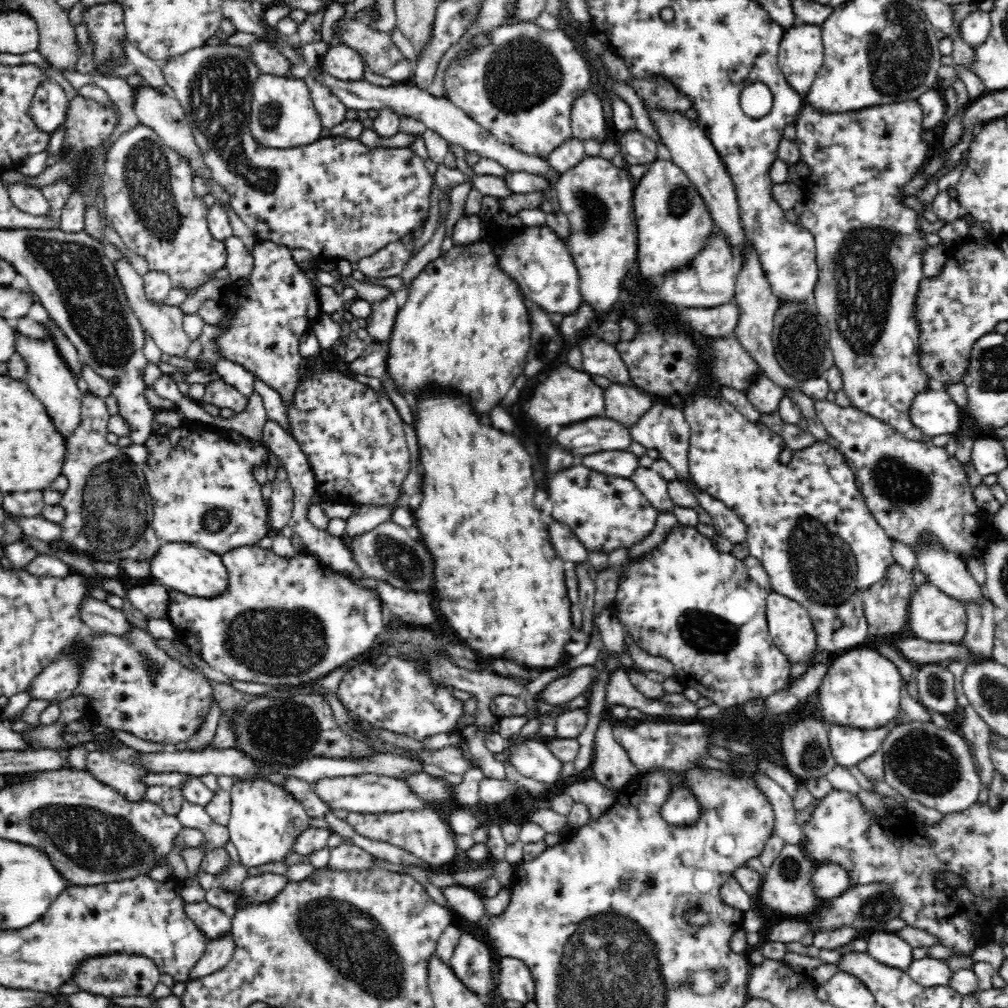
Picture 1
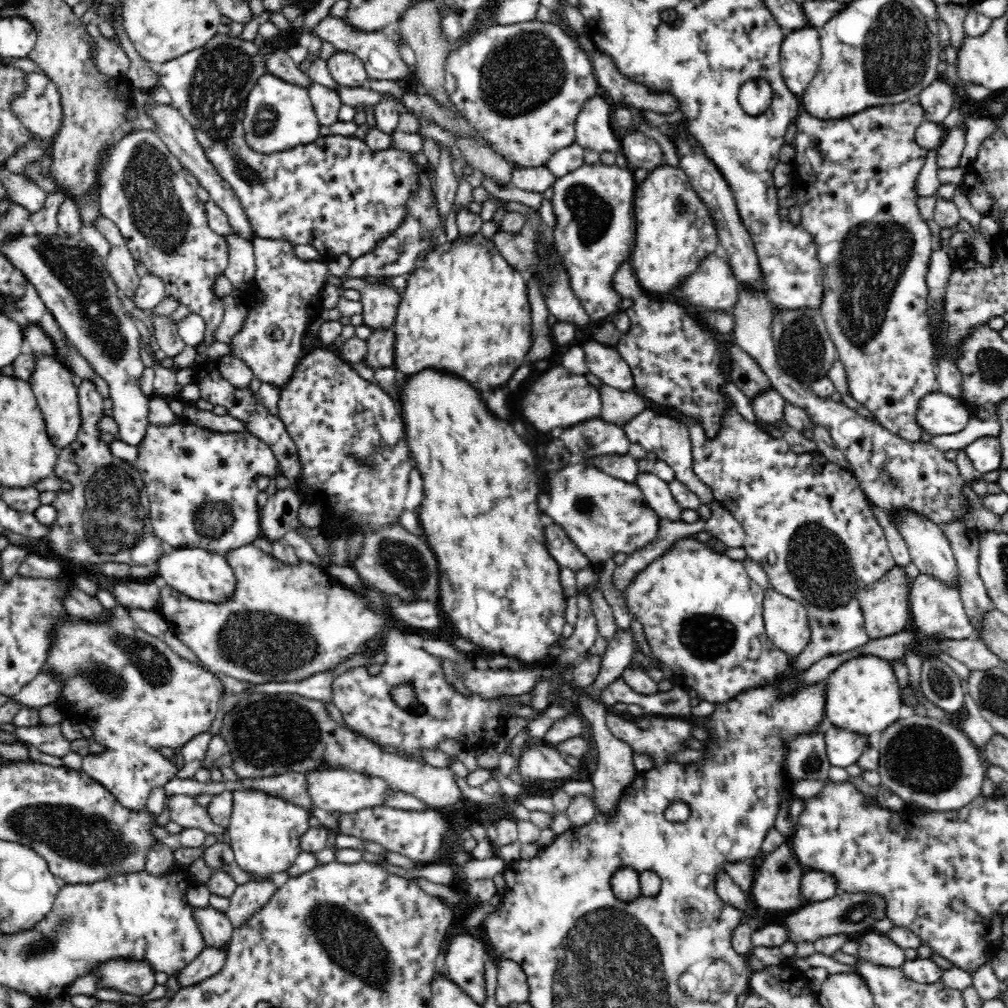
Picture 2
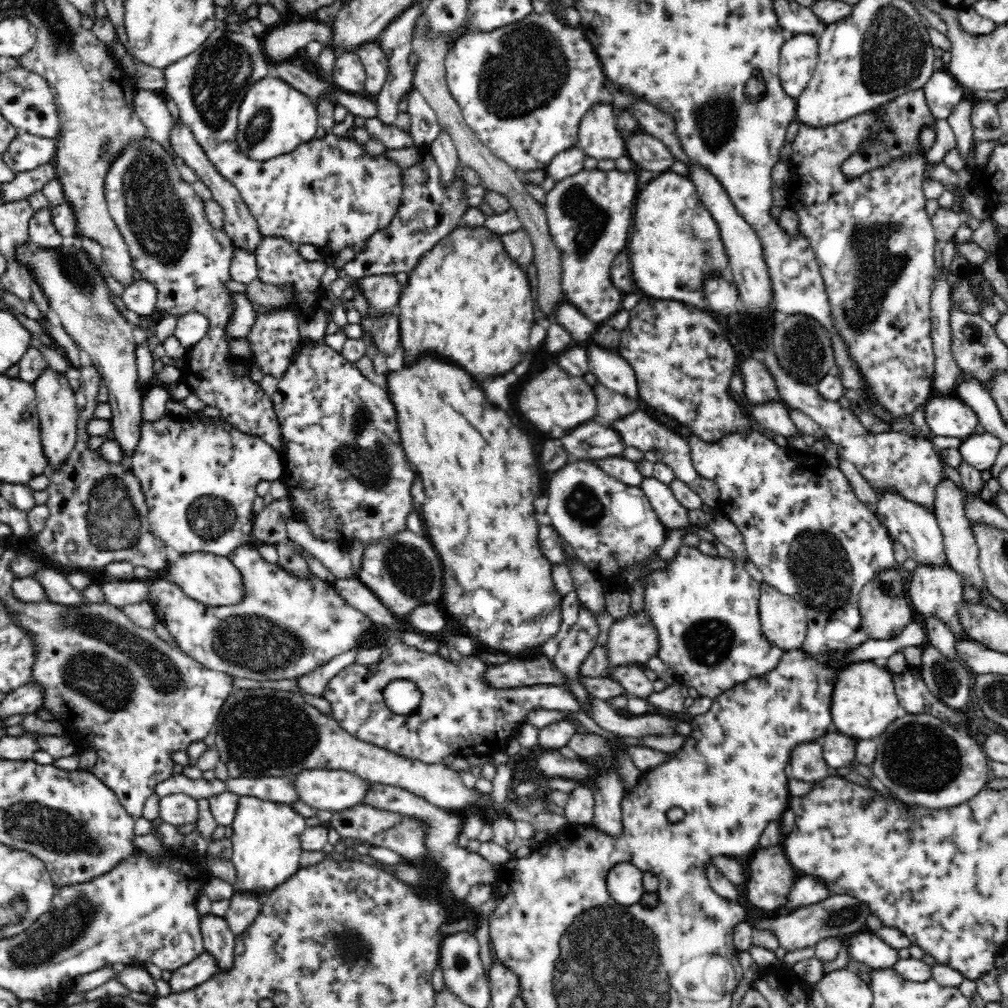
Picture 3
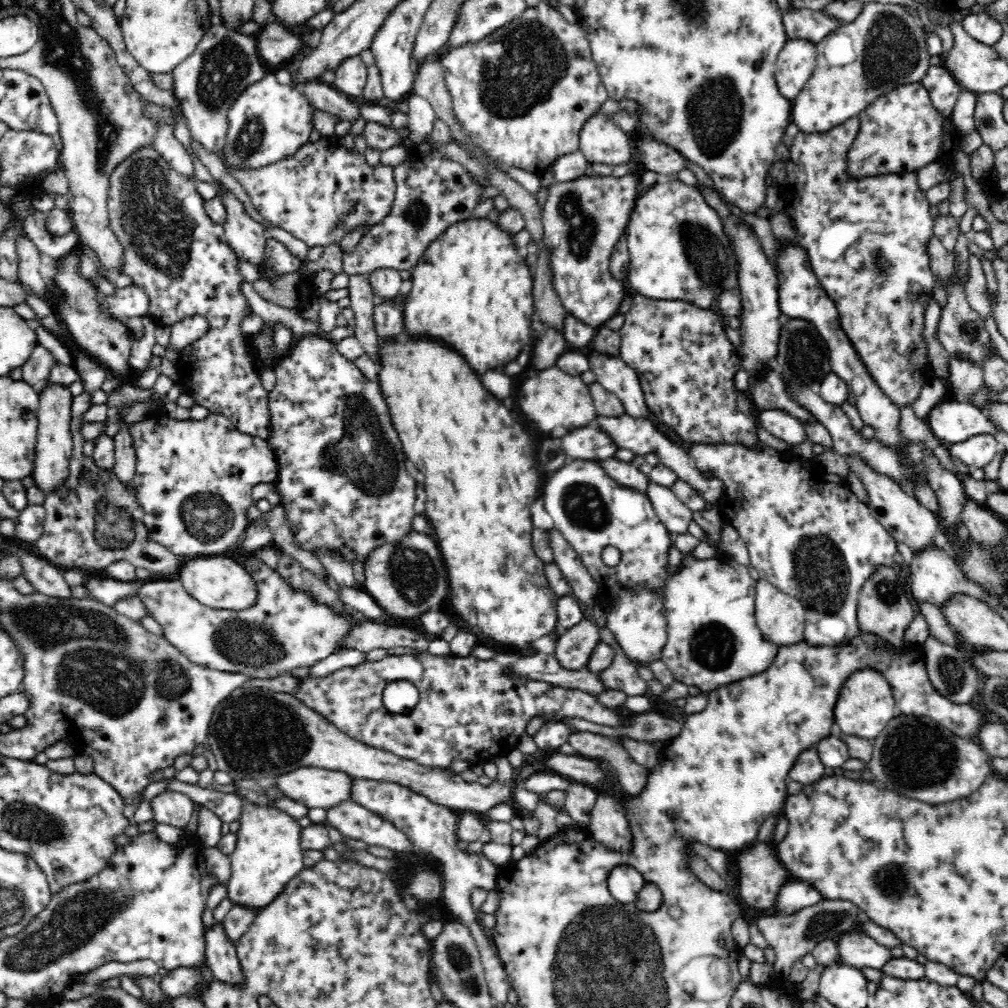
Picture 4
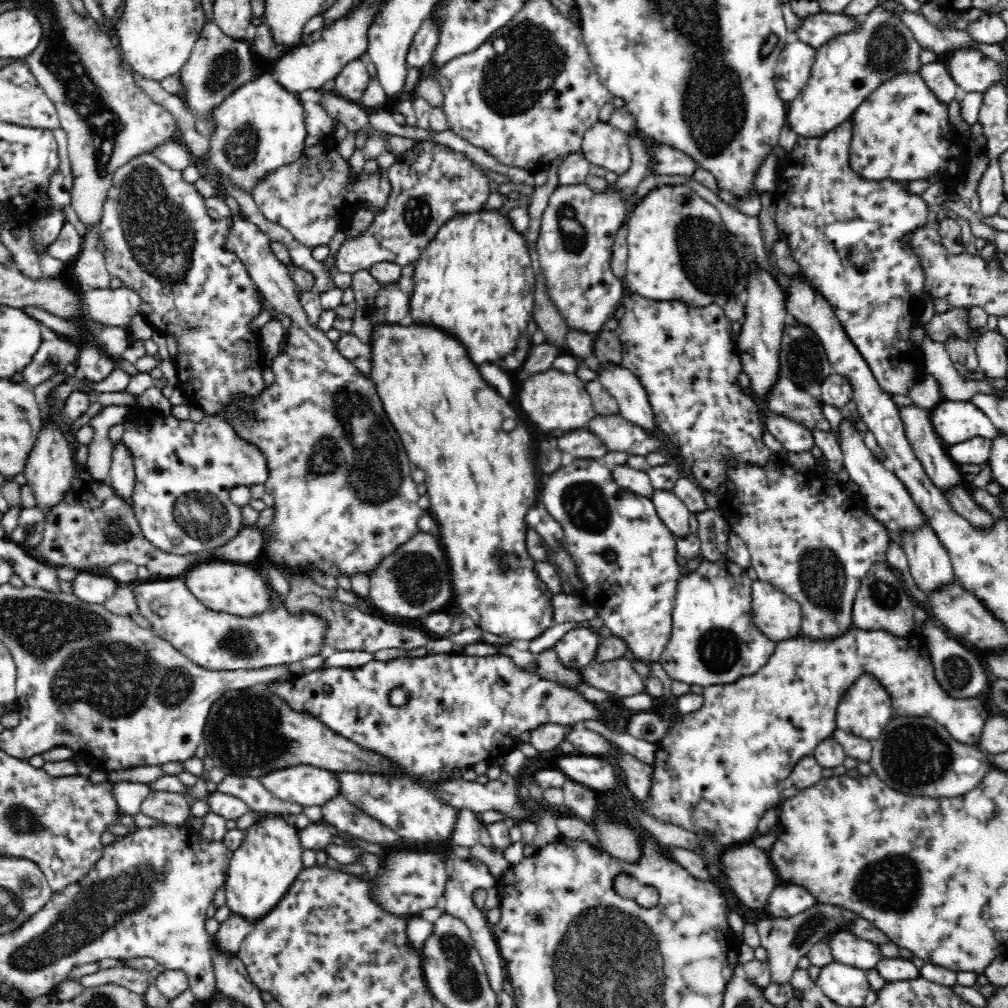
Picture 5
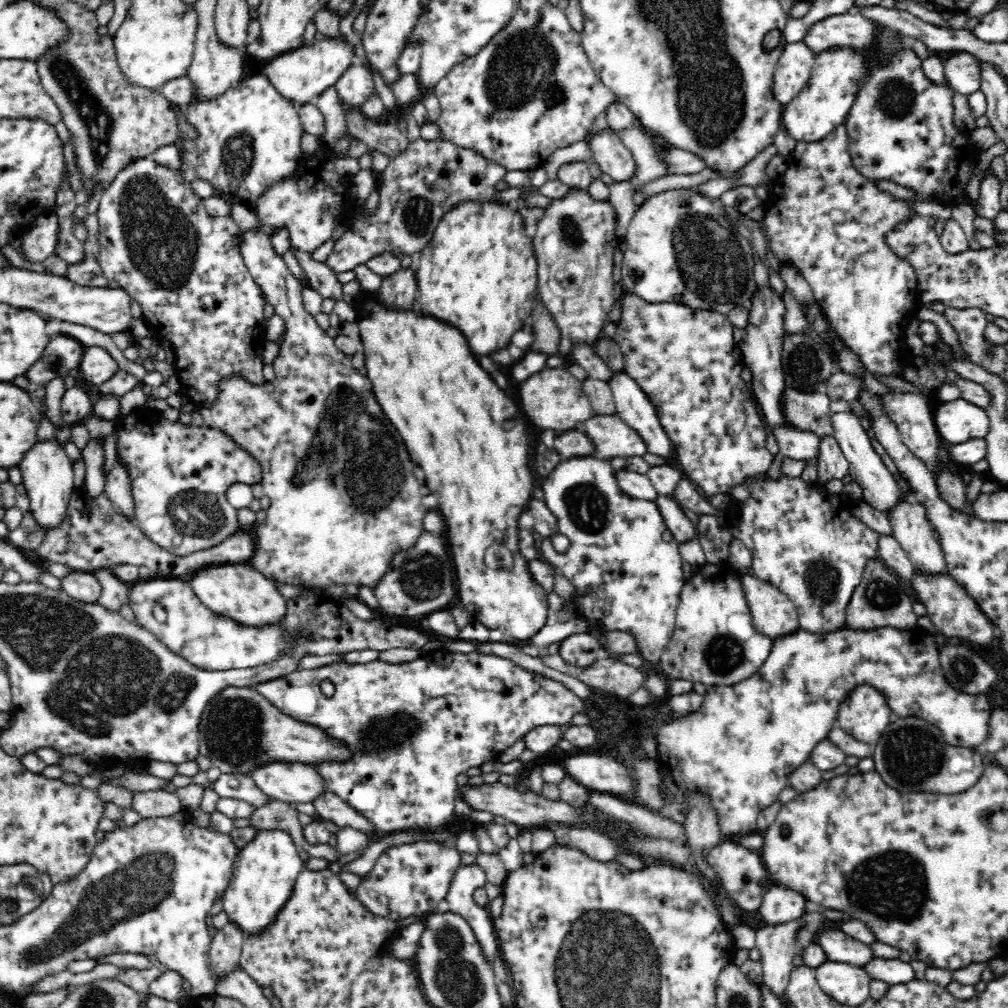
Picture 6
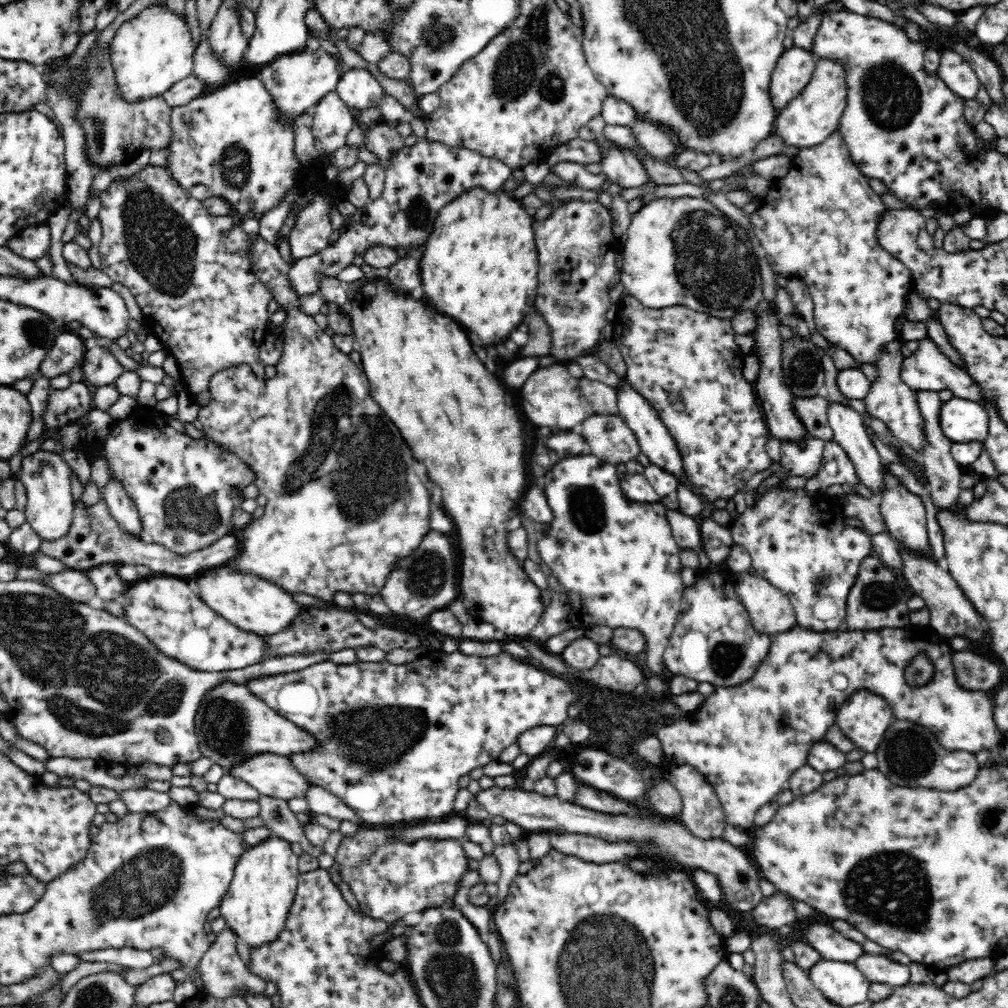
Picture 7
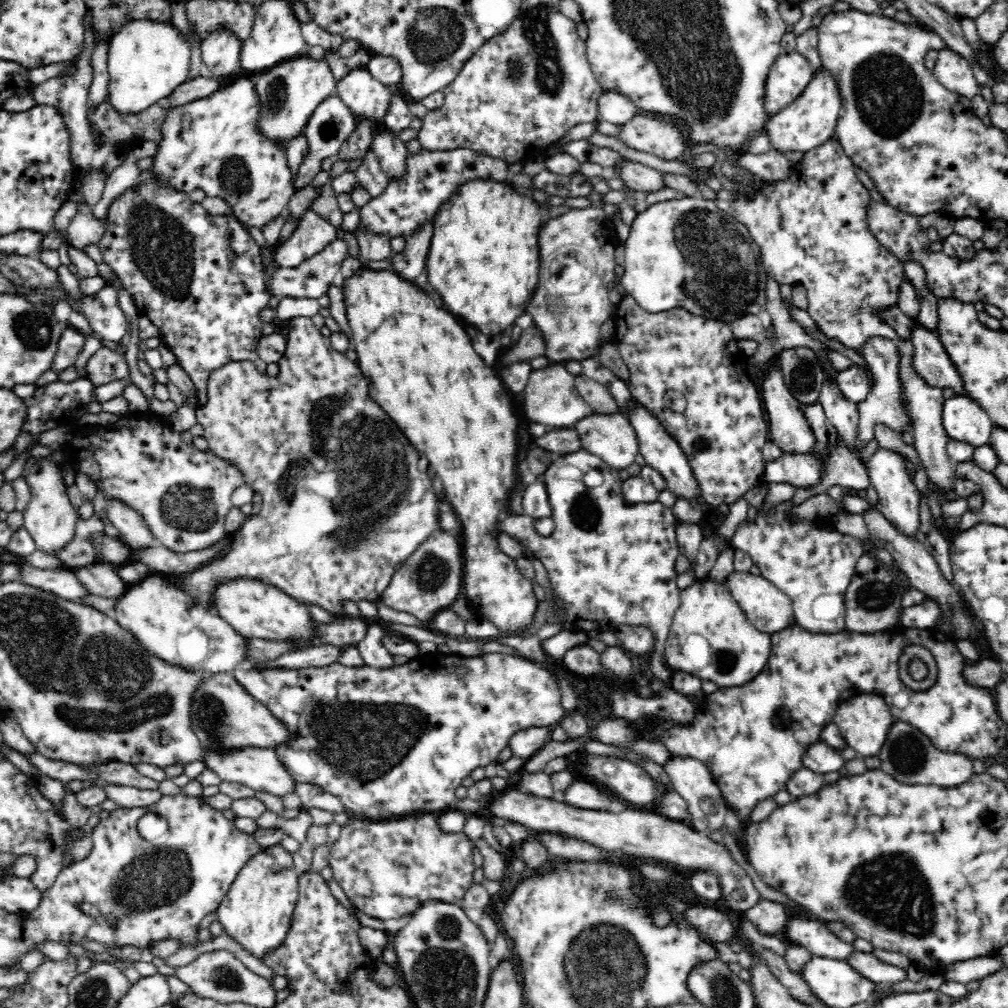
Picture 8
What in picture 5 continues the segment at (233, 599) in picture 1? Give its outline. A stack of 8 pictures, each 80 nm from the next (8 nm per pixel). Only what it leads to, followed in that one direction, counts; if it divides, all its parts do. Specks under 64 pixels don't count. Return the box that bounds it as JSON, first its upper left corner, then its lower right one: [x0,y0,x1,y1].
[133,563,330,671]

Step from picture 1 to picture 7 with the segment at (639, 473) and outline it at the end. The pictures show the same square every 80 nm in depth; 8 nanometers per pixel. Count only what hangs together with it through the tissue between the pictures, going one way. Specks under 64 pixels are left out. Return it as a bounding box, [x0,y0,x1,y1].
[664,504,701,549]

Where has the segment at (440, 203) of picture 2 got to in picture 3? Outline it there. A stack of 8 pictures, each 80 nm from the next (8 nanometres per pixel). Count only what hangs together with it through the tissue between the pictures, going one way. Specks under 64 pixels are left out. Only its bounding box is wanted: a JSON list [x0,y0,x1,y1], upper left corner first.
[428,131,460,190]

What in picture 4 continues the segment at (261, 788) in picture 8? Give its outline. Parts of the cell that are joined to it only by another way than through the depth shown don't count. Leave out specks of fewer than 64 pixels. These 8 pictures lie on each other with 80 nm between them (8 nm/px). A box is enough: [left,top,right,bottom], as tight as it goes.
[273,767,353,808]

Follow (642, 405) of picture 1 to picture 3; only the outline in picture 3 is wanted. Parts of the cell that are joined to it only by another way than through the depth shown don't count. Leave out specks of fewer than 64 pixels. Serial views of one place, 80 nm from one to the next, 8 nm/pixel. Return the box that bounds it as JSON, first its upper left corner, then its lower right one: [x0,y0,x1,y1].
[593,382,640,424]

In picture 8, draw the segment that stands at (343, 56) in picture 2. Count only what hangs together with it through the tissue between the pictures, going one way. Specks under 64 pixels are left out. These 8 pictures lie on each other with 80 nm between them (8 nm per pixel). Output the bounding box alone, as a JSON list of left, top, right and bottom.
[335,69,392,125]

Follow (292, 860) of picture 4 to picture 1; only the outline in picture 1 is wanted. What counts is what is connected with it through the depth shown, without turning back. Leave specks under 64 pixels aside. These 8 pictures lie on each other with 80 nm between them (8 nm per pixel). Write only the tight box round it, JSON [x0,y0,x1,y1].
[227,780,311,868]

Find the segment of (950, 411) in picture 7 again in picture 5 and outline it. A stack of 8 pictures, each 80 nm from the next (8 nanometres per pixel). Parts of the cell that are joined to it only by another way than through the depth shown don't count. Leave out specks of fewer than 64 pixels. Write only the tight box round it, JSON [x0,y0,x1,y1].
[930,400,1004,445]

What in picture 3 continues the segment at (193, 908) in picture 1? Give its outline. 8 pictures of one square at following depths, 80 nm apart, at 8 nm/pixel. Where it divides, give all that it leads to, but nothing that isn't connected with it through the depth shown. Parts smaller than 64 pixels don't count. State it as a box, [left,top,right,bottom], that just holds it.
[200,912,235,971]

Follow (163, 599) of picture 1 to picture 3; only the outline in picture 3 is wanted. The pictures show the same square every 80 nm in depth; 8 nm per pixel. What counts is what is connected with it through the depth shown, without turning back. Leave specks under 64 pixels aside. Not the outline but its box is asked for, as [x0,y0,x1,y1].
[100,578,150,608]

